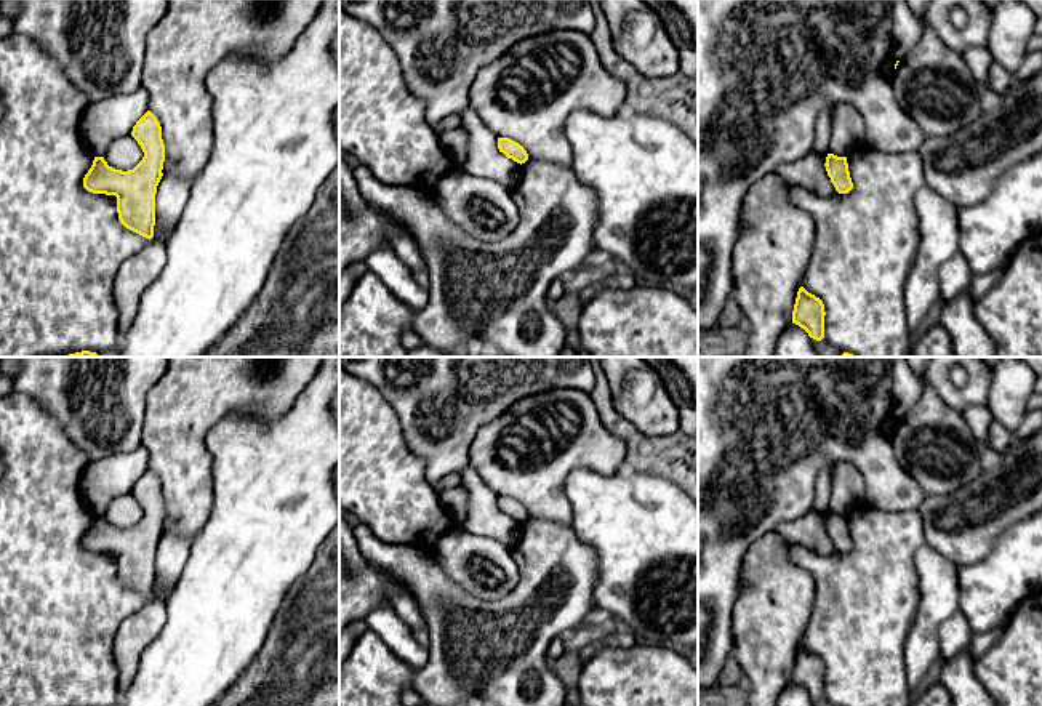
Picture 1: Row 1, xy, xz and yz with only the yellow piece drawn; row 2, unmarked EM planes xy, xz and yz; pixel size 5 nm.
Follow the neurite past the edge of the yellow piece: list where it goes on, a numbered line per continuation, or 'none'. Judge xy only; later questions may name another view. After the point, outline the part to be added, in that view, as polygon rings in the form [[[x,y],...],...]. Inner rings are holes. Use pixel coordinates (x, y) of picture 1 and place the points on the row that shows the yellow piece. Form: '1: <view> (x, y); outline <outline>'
none

